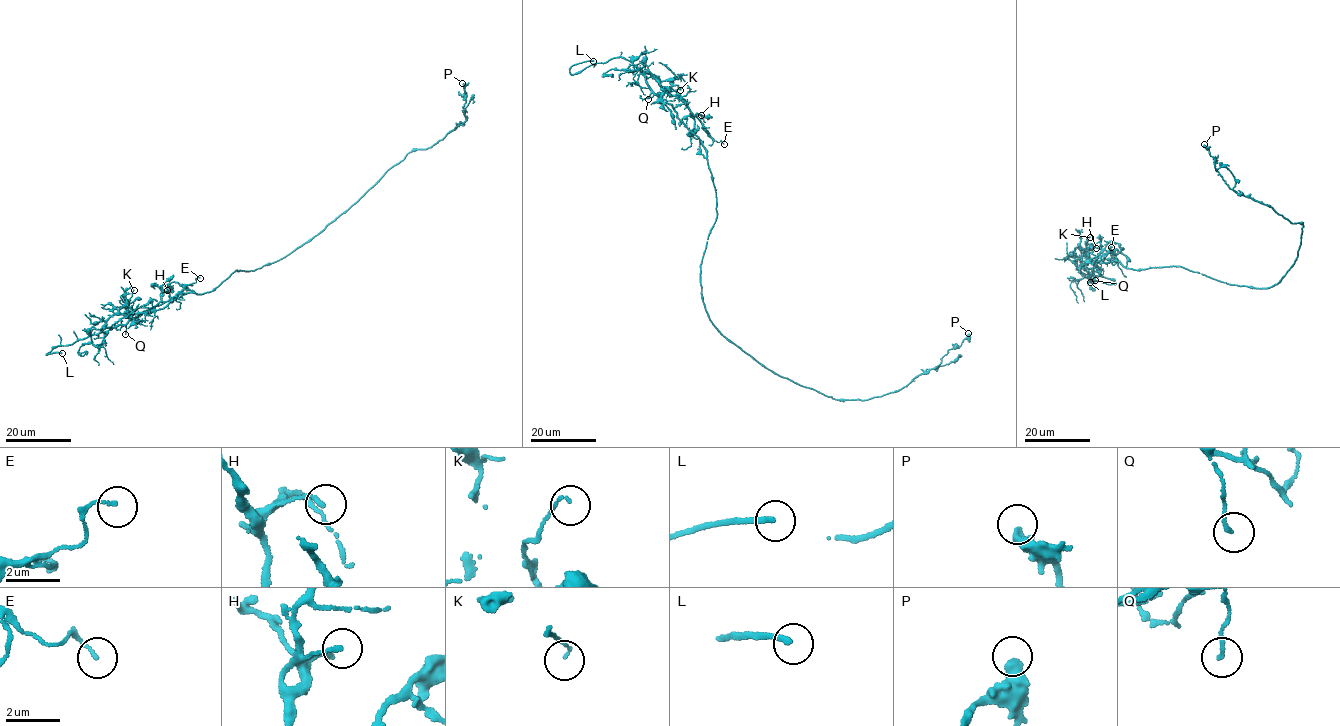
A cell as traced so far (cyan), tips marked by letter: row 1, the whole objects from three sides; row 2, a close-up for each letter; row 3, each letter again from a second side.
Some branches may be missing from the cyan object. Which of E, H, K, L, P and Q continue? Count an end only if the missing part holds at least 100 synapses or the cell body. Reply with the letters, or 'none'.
L

